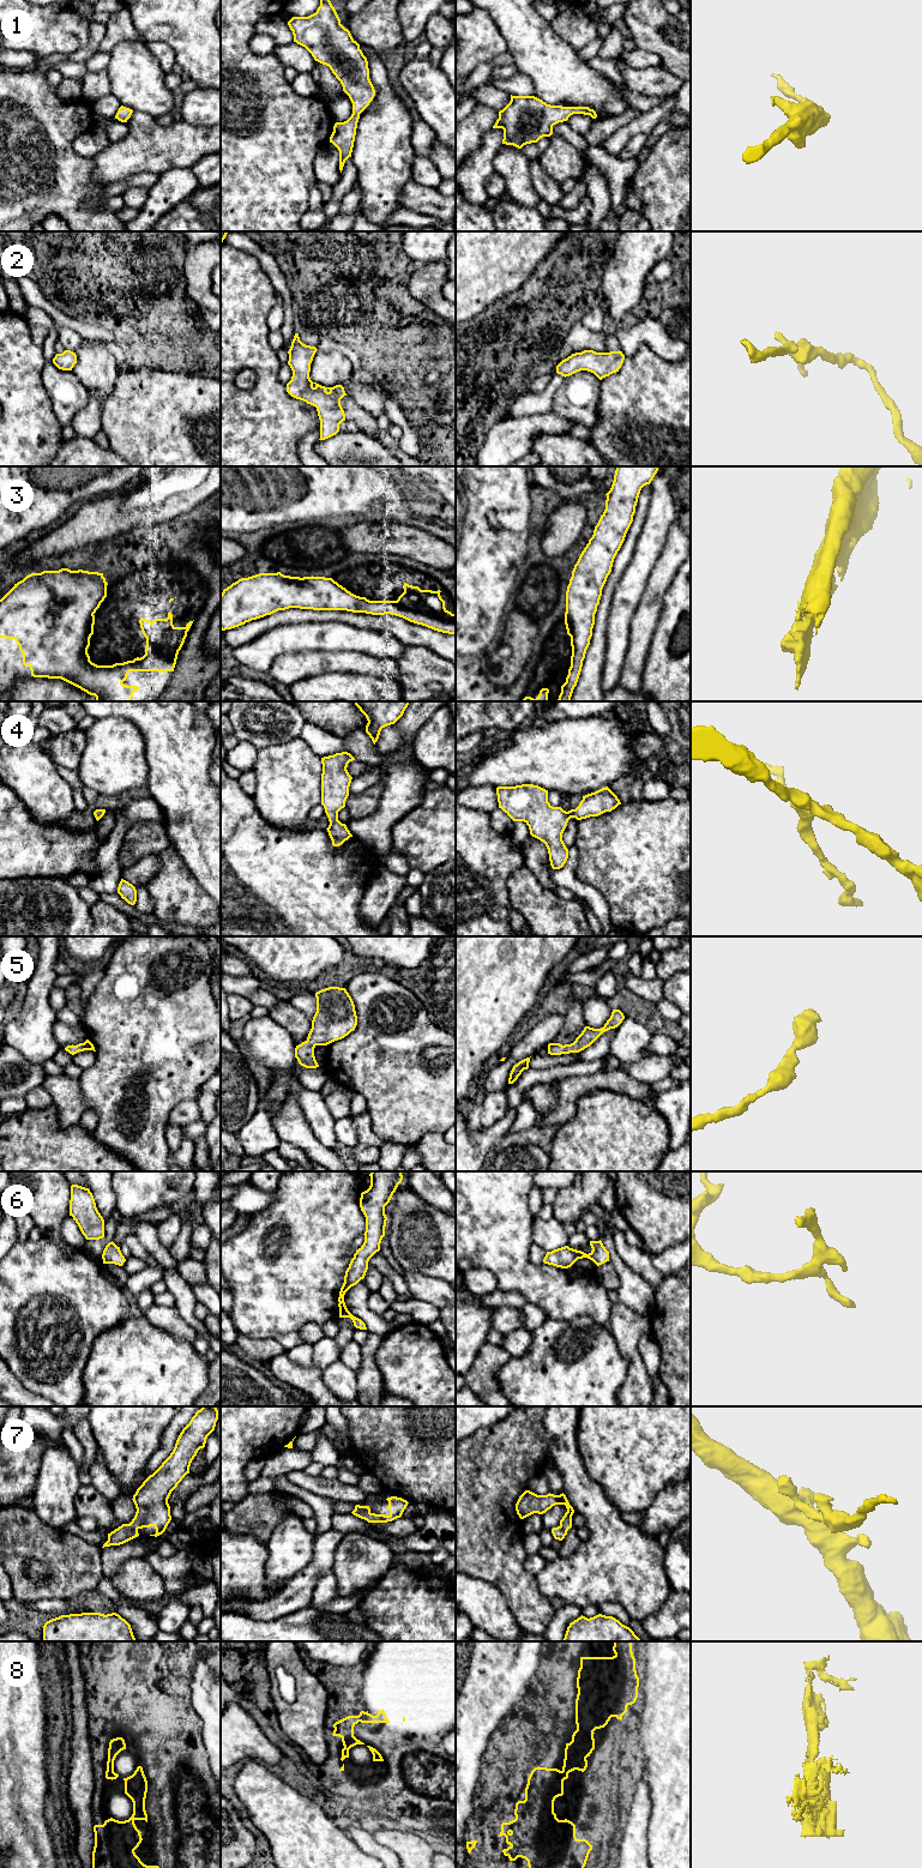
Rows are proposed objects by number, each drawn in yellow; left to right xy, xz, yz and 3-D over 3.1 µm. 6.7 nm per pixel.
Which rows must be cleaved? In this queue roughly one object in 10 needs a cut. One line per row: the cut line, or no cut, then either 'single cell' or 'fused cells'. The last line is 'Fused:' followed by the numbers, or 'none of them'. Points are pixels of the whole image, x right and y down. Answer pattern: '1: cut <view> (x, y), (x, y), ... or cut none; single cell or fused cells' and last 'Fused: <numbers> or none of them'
1: cut none; single cell
2: cut none; single cell
3: cut none; single cell
4: cut none; single cell
5: cut none; single cell
6: cut none; single cell
7: cut none; single cell
8: cut none; single cell
Fused: none of them

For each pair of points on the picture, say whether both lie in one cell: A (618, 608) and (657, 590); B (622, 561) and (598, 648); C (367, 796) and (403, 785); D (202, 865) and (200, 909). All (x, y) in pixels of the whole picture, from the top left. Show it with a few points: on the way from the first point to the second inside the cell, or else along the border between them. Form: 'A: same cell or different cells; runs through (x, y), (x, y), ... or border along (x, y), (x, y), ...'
A: different cells; border along (651, 571), (646, 588), (630, 624)
B: same cell; runs through (612, 583), (607, 592), (600, 626)
C: different cells; border along (387, 764), (379, 806), (366, 815)
D: different cells; border along (185, 865), (197, 884), (208, 895)

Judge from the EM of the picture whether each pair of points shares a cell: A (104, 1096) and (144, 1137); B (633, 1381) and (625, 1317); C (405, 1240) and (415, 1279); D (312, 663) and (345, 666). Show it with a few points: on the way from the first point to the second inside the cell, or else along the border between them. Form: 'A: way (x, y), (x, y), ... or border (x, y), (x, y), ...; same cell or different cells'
A: way (113, 1112), (113, 1128), (128, 1142); same cell
B: way (634, 1366), (634, 1359), (627, 1345), (627, 1332); same cell
C: border (404, 1270), (441, 1279); different cells
D: way (320, 662), (337, 661); same cell

